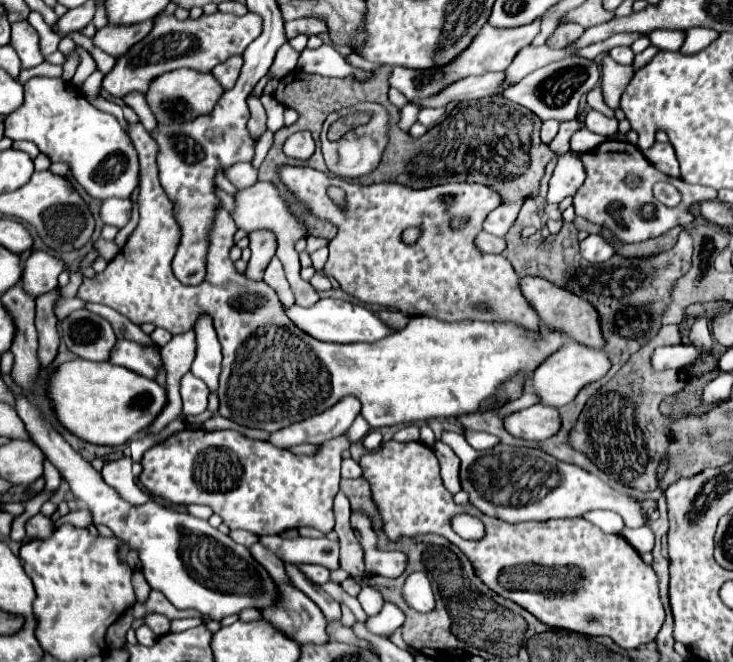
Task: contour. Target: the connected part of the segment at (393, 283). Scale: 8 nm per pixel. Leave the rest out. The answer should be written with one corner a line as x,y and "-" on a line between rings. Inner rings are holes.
280,167
282,183
296,193
300,201
304,201
312,215
320,219
328,219
338,227
338,235
330,241
330,257
324,265
324,275
334,277
342,291
356,297
364,304
376,304
382,307
394,307
410,317
414,315
430,316
440,321
456,322
463,320
480,321
516,321
528,329
536,329
540,325
538,313
526,301
520,291
520,277
516,275
510,261
502,255
480,255
476,251
474,239
482,231
482,223
486,215
500,205
500,195
484,185
474,183
448,183
436,185
428,189
412,189
400,183
374,183
374,185
360,185
350,183
340,177
330,177
322,171
310,167
-
336,185
344,189
346,199
344,207
336,205
328,197
328,187
-
466,215
468,227
462,231
450,229
450,219
-
408,227
422,227
424,235
412,247
402,243
402,231
-
478,303
486,303
482,309

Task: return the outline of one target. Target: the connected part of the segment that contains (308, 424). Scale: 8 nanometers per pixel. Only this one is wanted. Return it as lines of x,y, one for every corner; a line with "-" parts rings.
346,395
328,411
322,411
310,419
304,419
296,425
290,425
286,429
272,433
270,443
284,447
284,449
292,447
292,445
300,445
300,443
320,445
320,443
348,431
350,425
354,423
356,415
360,413
360,409
362,409
360,401
354,395

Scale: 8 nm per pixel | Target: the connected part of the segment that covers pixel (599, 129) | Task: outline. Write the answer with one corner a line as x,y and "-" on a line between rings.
590,109
586,113
584,123
592,133
598,133
604,137
610,137
618,129
618,119
608,119
606,115
602,115
600,111
594,111
594,109

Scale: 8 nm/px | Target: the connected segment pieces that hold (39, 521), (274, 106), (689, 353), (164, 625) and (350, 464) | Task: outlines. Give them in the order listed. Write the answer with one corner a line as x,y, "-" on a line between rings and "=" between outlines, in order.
42,513
34,515
32,519
28,519
26,523
26,535
32,537
32,539
46,539
48,533
52,533
54,527
52,527
52,519
50,517
44,517
=
262,95
262,105
268,115
266,127
276,133
280,127
284,127
284,105
278,103
272,95
=
674,345
674,347
660,347
652,355
652,367
660,369
688,369
700,359
700,349
694,345
=
148,615
146,619
144,619
144,623
158,635
158,637
162,637
164,633
168,633
170,631
170,619
168,617
164,617
164,615
=
342,459
342,479
358,479
362,477
362,469
354,459

